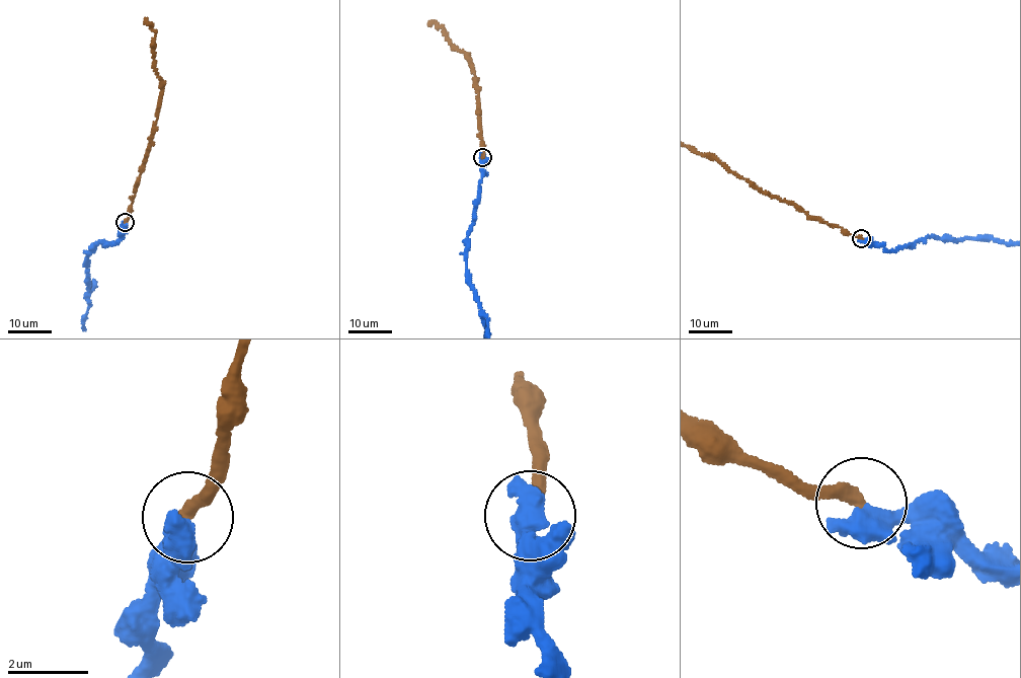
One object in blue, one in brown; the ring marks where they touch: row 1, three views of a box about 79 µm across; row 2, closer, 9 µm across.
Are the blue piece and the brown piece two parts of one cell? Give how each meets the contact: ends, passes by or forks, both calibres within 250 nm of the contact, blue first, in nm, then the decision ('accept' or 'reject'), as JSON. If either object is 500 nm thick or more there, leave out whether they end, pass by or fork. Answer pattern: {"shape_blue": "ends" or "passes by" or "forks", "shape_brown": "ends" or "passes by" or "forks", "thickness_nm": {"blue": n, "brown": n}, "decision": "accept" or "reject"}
{"thickness_nm": {"blue": 700, "brown": 320}, "decision": "accept"}

